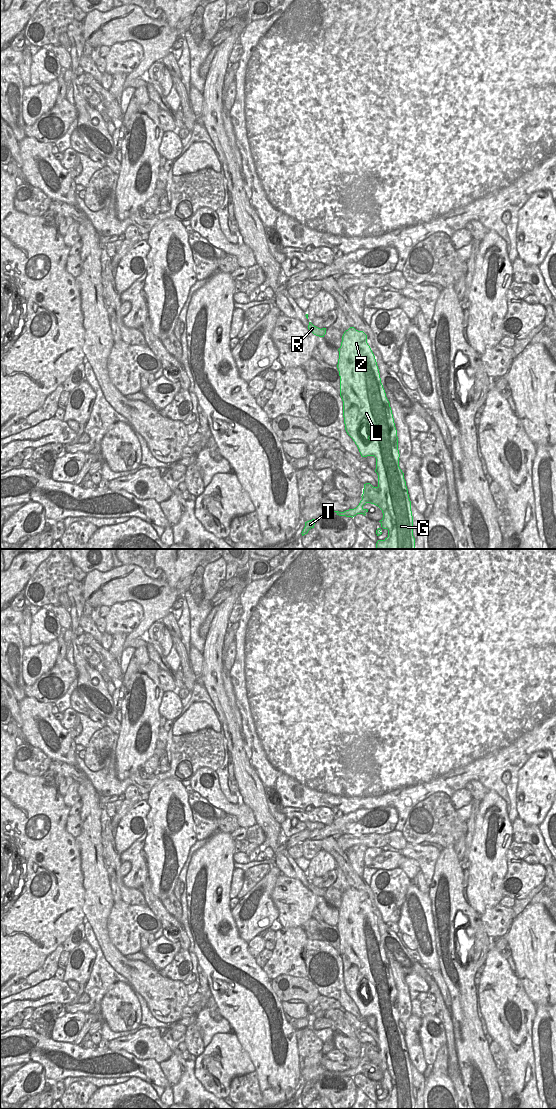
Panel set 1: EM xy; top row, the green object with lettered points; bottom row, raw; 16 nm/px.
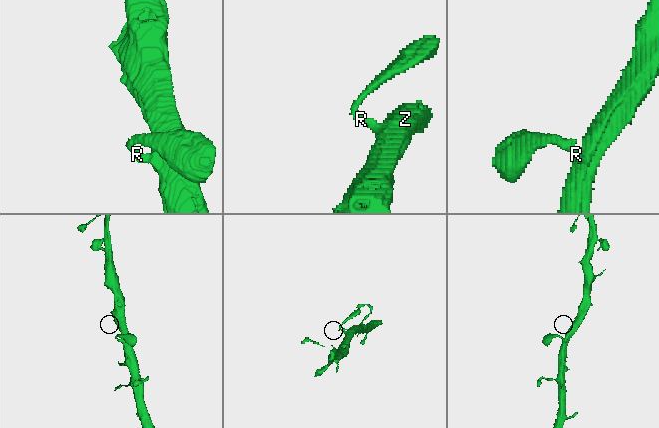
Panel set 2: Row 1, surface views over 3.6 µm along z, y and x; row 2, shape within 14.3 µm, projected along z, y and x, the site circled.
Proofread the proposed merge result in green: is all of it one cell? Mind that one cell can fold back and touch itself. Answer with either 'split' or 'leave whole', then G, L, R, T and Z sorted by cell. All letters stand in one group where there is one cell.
leave whole; G L R T Z

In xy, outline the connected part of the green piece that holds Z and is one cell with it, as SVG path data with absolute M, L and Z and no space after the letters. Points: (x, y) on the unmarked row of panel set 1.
M350 887L338 911L345 990L362 1017L376 1018L378 1046L364 1044L362 1060L356 1068L334 1072L352 1078L357 1074L365 1076L368 1069L363 1066L374 1064L383 1073L381 1087L388 1090L388 1097L378 1100L376 1108L415 1109L411 1061L399 1027L397 990L367 895Z

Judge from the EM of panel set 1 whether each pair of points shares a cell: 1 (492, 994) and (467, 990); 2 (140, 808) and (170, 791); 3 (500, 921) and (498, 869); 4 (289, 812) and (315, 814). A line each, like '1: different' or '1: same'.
1: different
2: different
3: different
4: same

